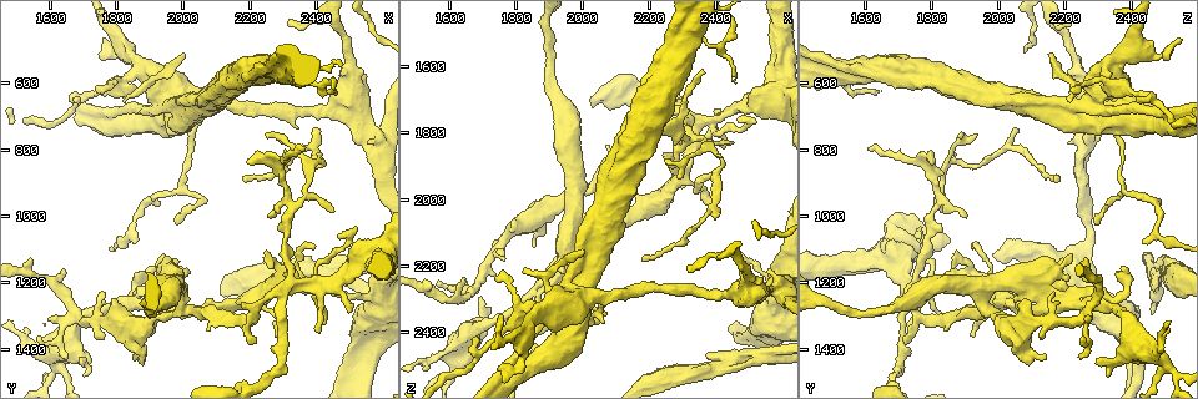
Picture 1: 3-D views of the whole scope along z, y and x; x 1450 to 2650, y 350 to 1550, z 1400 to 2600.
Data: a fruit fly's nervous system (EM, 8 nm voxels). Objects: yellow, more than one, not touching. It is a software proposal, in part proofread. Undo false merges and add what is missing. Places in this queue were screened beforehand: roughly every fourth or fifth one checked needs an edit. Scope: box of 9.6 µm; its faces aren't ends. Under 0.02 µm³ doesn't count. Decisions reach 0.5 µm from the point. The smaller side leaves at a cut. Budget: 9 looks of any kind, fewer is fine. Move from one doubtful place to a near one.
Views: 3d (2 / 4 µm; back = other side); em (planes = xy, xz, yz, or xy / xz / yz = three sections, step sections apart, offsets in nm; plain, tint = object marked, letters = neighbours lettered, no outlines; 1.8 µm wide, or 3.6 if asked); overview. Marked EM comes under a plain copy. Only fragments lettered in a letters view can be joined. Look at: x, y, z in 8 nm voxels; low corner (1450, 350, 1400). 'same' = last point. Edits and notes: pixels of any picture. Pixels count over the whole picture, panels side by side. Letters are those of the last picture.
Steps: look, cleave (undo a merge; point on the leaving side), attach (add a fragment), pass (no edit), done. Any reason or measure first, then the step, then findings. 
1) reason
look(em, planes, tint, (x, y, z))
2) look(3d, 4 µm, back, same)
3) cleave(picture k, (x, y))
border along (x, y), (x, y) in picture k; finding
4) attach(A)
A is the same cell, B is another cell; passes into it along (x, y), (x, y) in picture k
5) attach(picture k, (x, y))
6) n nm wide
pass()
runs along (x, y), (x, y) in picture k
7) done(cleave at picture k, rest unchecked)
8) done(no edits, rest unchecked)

arms run side by side
look(em, yz, step 4, tint, (2350, 1210, 1770))

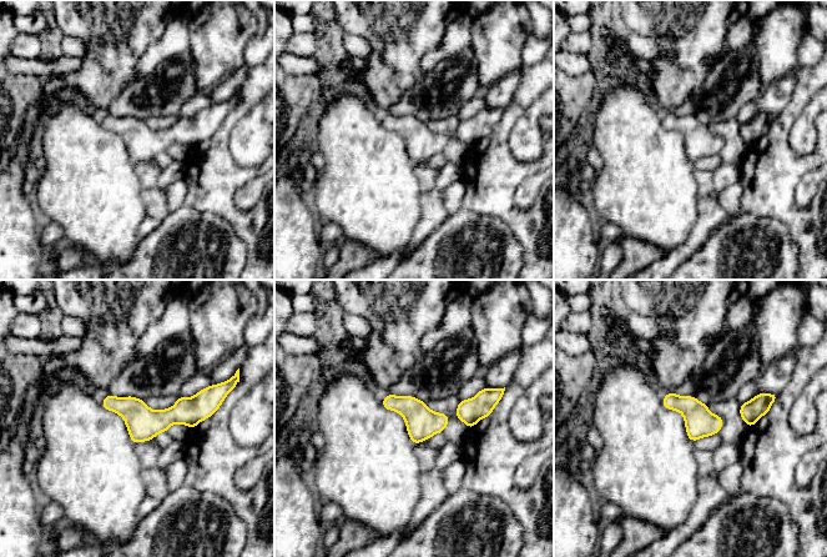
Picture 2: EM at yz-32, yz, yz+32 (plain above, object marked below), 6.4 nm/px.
another direction
look(em, planes, letters, same)

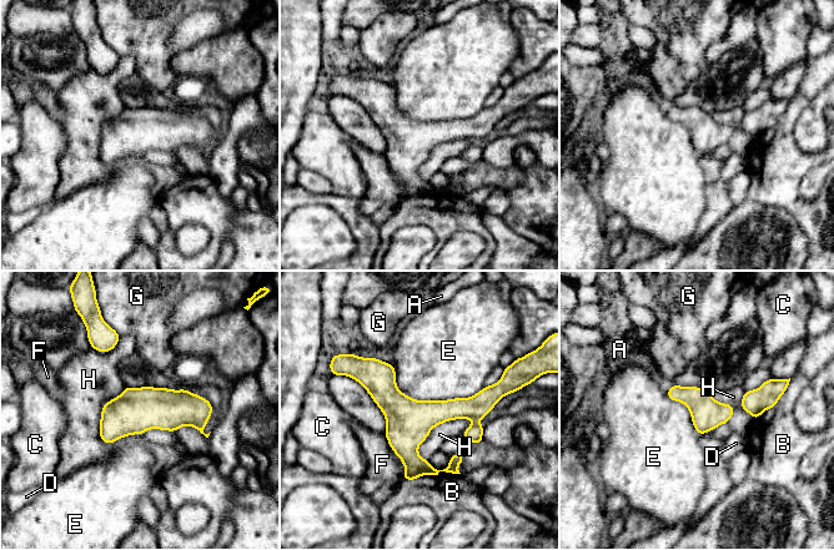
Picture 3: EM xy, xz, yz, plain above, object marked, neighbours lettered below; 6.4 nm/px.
pass()
A, B, C, D, E, F, G and H are other cells; all the same cell

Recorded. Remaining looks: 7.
an open end
look(3d, 4 µm, (1730, 1360, 2130))

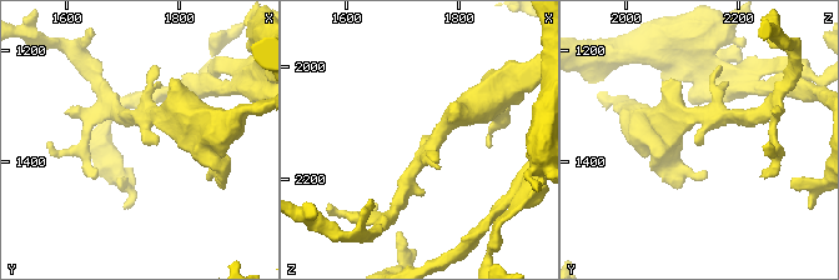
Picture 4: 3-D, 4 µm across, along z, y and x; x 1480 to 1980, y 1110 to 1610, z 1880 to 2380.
look(em, yz, step 4, tint, (1735, 1370, 2125))

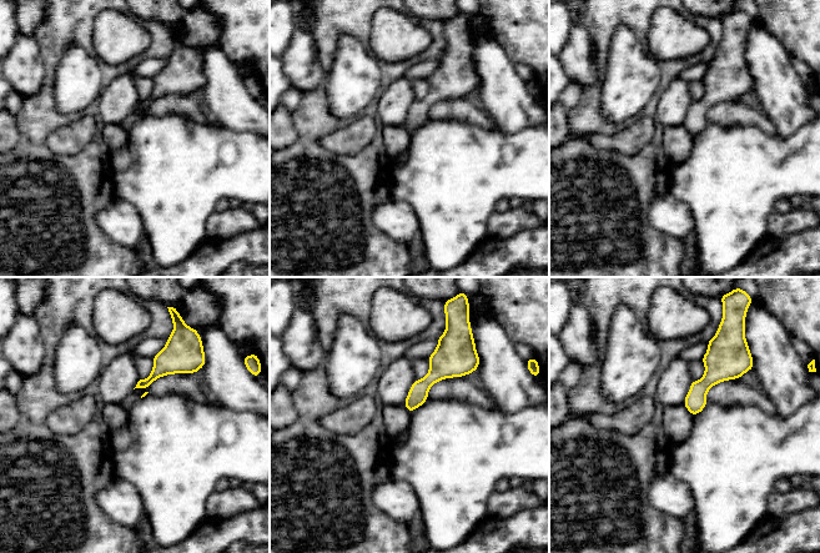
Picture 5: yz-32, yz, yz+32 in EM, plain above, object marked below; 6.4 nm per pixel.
look(em, planes, letters, same)

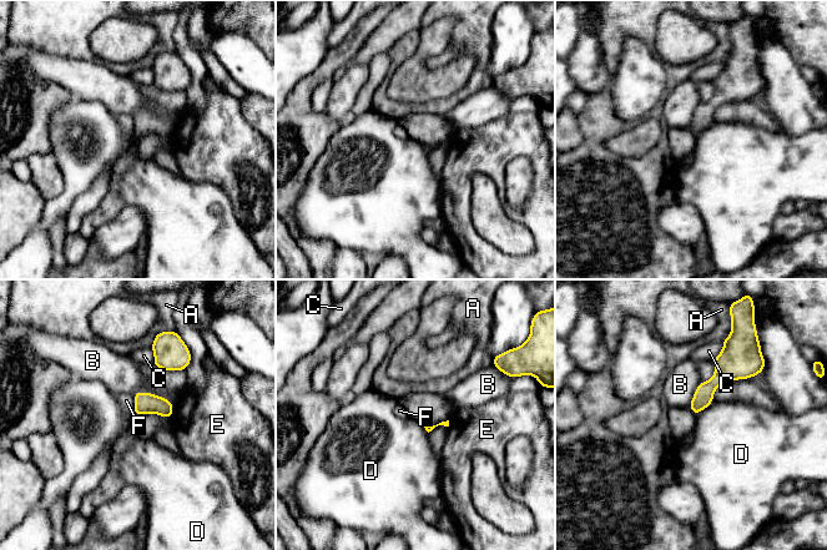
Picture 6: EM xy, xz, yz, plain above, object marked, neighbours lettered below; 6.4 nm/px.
pass()
A, B, C, D, E and F are other cells; border along (714, 400), (696, 415) in picture 6; none of them fits

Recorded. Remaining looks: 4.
look(em, planes, letters, (2410, 600, 1540))

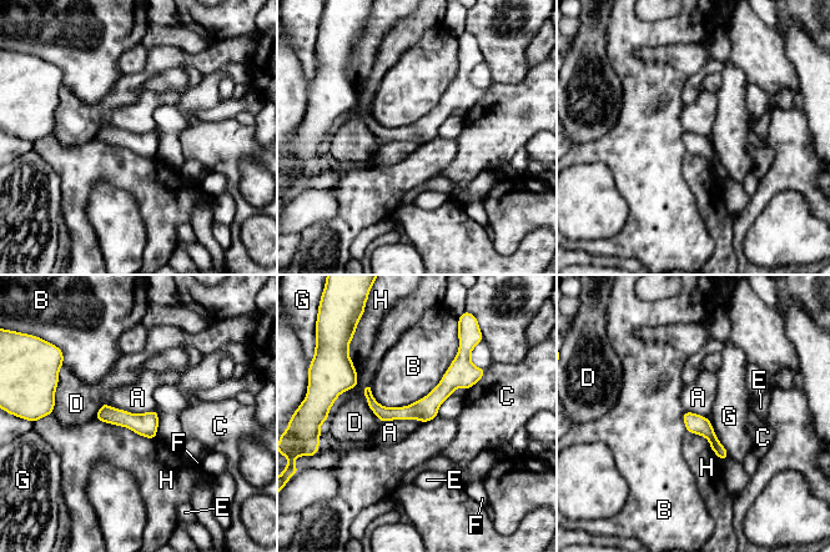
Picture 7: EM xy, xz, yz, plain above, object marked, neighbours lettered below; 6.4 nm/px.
pass()
A, B, C, D, E, F, G and H are other cells; border along (104, 401), (131, 412), (155, 410) in picture 7; one cell here

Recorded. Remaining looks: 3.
sharp bend
look(3d, 2 µm, (2000, 910, 2380))

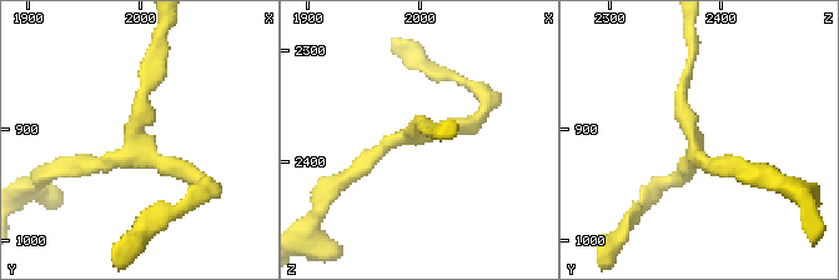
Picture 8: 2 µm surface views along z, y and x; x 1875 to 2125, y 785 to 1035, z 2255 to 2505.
shape alone is not enough
look(em, planes, letters, (1992, 918, 2376))

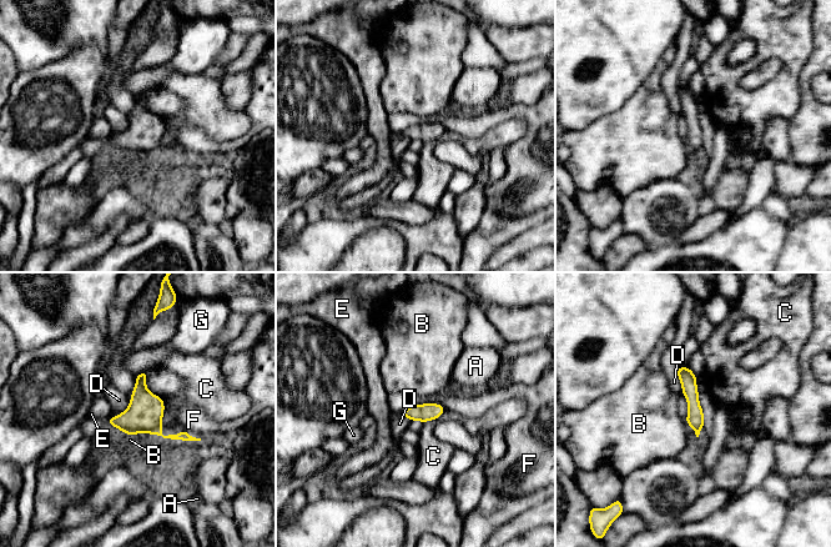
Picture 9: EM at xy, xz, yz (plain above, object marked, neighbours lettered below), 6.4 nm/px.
C touches over 220 nm
pass()
A, B, C, D, E, F and G are other cells; runs along (680, 370), (688, 379), (696, 428) in picture 9; one cell here

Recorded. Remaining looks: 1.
done(no edits, rest unchecked)

